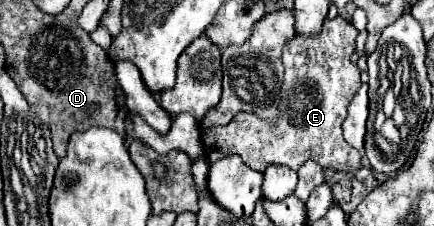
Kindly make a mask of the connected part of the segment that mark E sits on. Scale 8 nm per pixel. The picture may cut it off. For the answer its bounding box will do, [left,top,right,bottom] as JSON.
[204,16,362,172]

